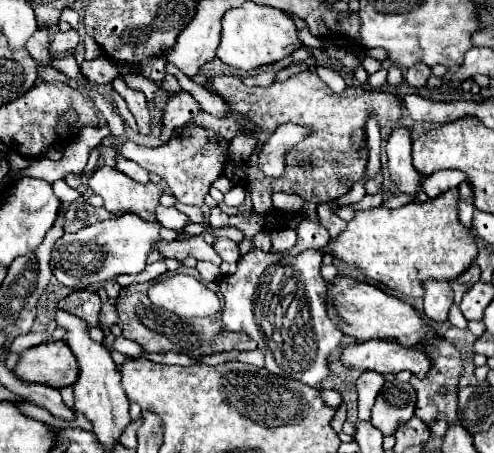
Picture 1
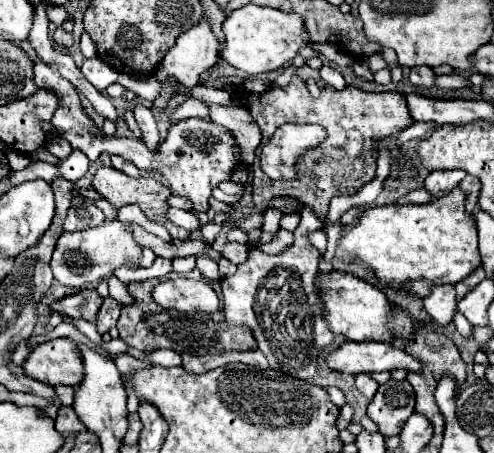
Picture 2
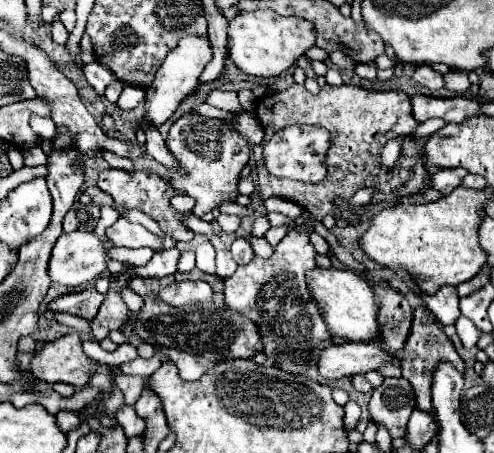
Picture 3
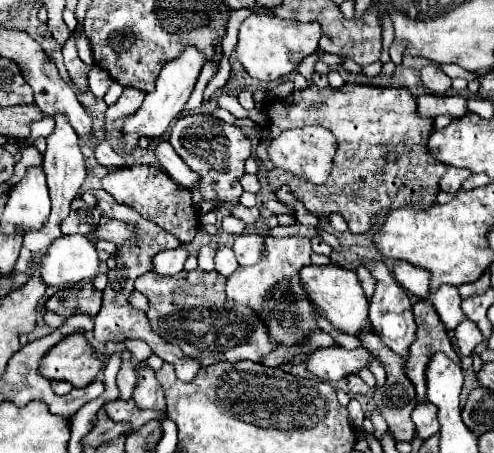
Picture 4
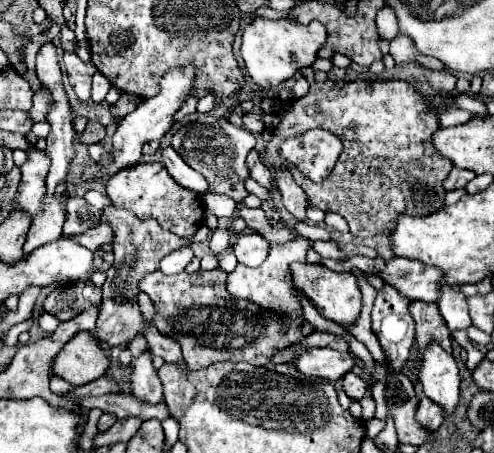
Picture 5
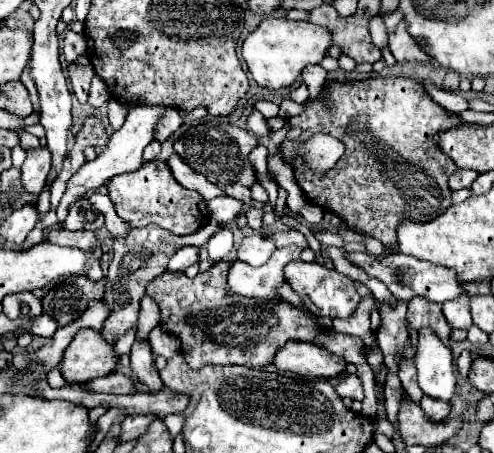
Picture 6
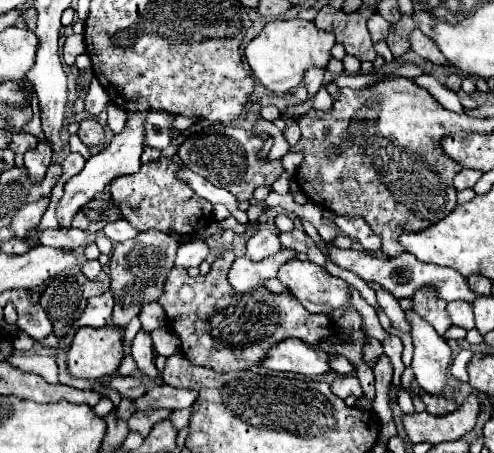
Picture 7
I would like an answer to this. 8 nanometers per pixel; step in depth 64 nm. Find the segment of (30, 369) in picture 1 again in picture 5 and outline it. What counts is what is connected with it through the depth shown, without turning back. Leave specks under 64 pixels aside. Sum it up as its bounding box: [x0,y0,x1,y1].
[52,332,110,386]

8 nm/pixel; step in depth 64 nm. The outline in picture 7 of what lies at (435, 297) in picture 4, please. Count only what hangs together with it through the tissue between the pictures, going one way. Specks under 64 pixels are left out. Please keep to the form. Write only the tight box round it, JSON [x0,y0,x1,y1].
[448,300,474,330]

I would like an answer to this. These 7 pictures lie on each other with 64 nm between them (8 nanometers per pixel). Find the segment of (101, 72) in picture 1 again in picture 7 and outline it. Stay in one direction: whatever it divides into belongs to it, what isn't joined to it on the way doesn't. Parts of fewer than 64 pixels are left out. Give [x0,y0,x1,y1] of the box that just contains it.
[84,78,110,118]

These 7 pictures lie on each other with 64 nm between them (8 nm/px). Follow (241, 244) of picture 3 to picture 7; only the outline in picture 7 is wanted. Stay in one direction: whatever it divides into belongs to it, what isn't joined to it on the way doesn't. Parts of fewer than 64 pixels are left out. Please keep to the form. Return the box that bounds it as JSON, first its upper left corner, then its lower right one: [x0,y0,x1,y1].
[246,228,284,260]

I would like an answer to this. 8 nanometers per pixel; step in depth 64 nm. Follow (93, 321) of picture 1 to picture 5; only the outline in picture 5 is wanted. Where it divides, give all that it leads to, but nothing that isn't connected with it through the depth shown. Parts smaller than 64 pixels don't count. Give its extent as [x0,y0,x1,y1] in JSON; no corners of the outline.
[44,280,102,322]

